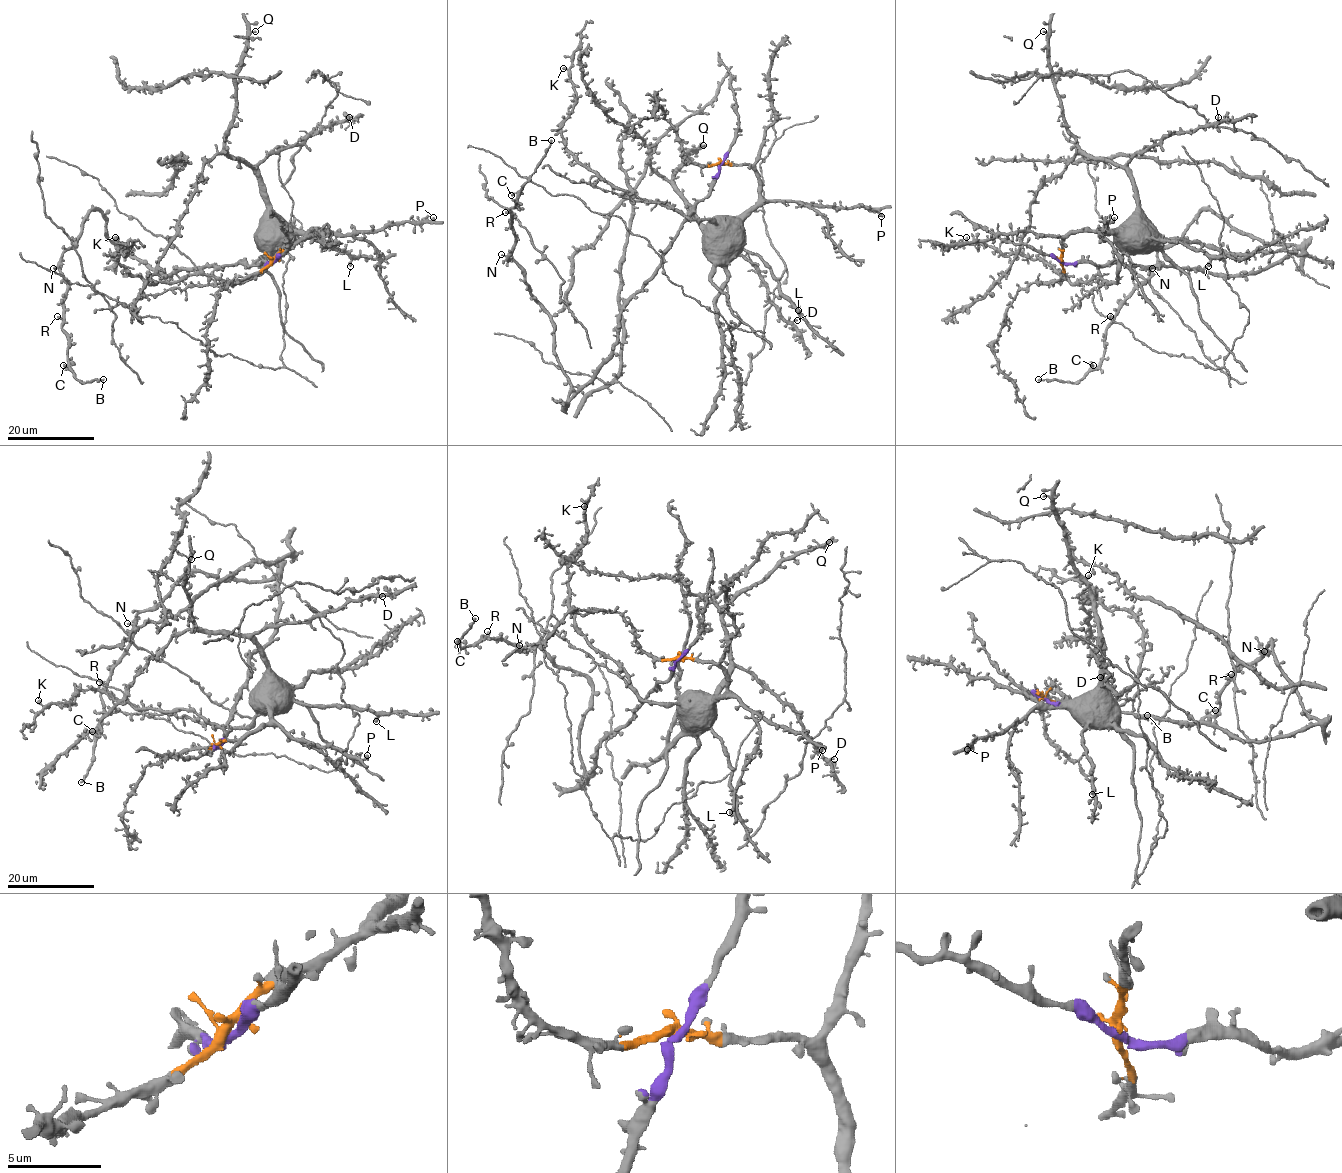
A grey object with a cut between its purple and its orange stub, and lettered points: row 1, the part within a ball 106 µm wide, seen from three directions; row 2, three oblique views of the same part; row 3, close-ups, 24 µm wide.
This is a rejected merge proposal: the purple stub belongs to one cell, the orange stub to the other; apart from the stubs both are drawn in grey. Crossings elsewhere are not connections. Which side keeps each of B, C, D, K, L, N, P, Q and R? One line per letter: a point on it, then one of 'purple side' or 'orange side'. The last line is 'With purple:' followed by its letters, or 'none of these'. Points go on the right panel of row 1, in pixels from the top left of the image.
B: (1038, 379) | purple side
C: (1093, 365) | purple side
D: (1218, 117) | orange side
K: (966, 237) | orange side
L: (1208, 266) | orange side
N: (1152, 268) | purple side
P: (1114, 217) | orange side
Q: (1043, 31) | orange side
R: (1110, 316) | purple side
With purple: B, C, N, R

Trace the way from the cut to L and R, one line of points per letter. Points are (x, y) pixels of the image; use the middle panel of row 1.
L: (720, 163), (749, 165), (757, 173), (758, 204), (743, 222), (743, 247), (770, 269), (779, 290), (798, 311)
R: (720, 164), (664, 263), (623, 308), (613, 355), (568, 399), (554, 324), (508, 258), (515, 231), (505, 212)

